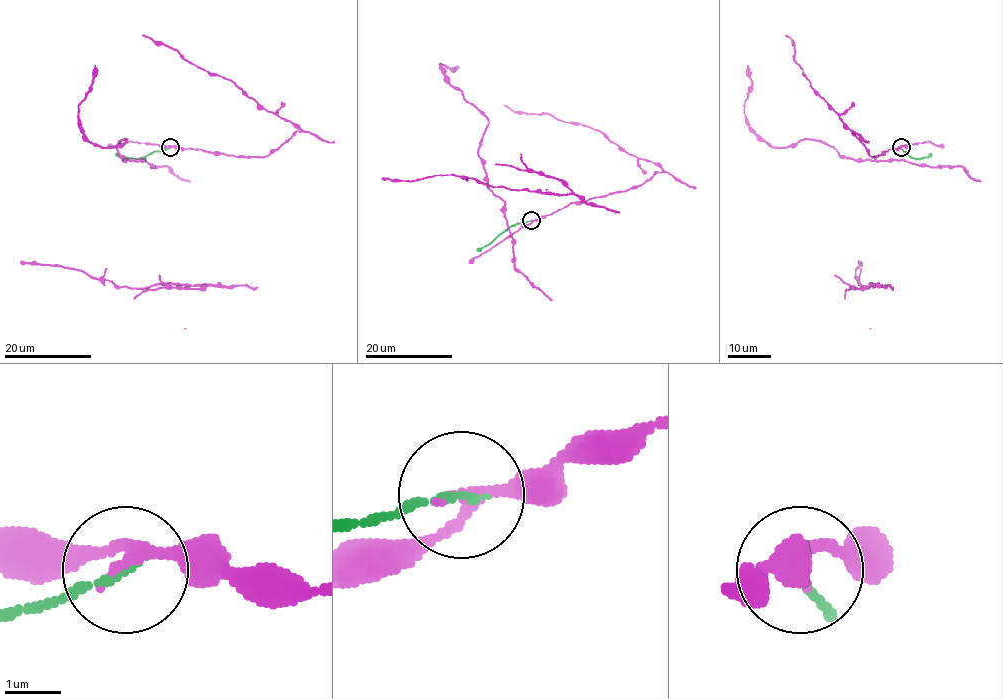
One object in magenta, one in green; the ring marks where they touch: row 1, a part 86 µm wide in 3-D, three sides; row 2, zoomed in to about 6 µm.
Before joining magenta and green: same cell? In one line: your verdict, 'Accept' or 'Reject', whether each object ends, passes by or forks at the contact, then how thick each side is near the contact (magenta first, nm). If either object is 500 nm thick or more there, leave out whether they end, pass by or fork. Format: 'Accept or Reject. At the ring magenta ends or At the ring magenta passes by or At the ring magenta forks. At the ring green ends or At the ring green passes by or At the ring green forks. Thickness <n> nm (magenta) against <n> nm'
Accept. At the ring magenta passes by. At the ring green ends. Thickness 200 nm (magenta) against 120 nm

